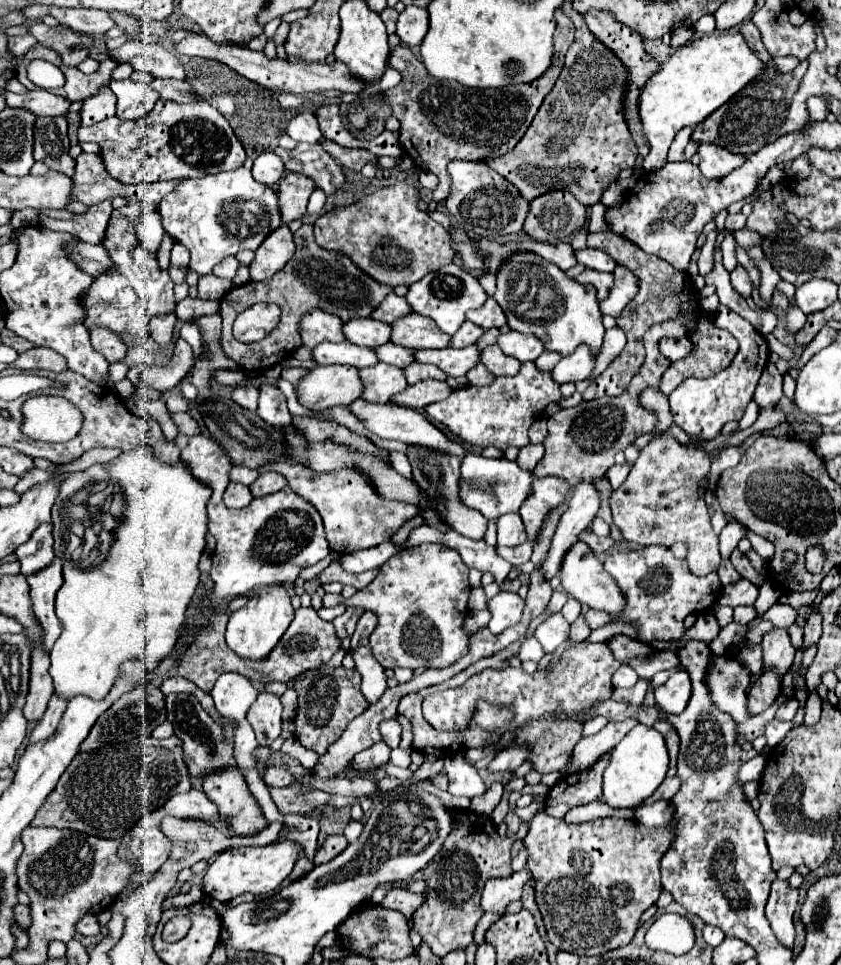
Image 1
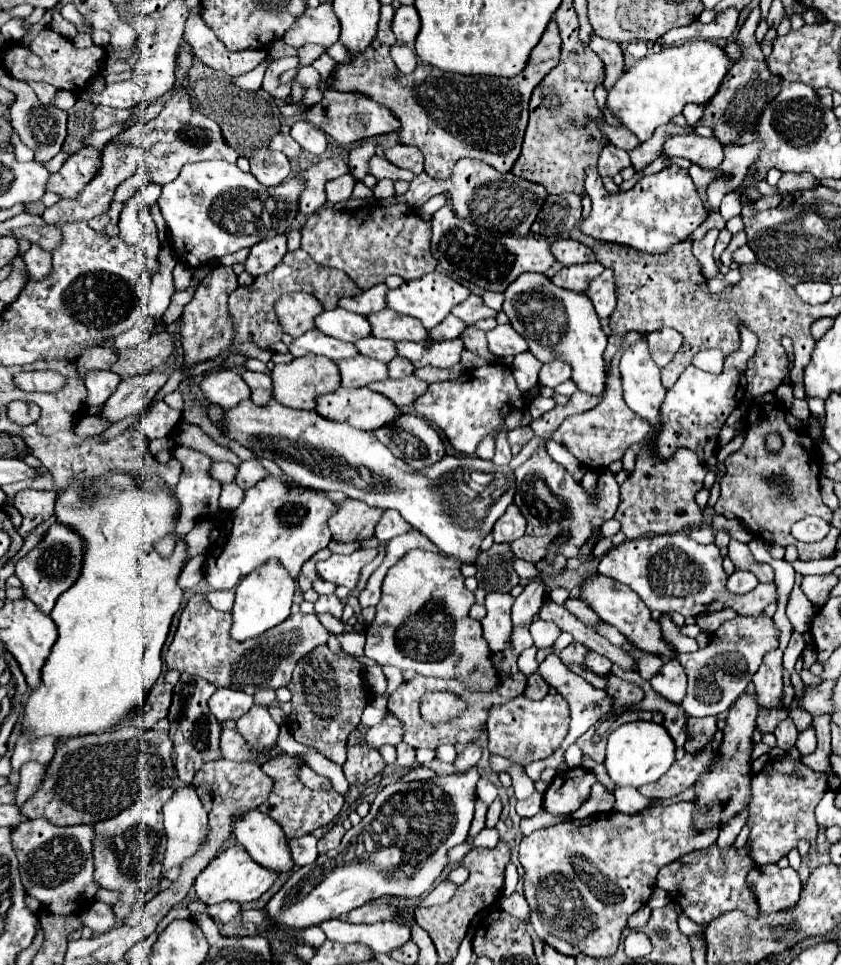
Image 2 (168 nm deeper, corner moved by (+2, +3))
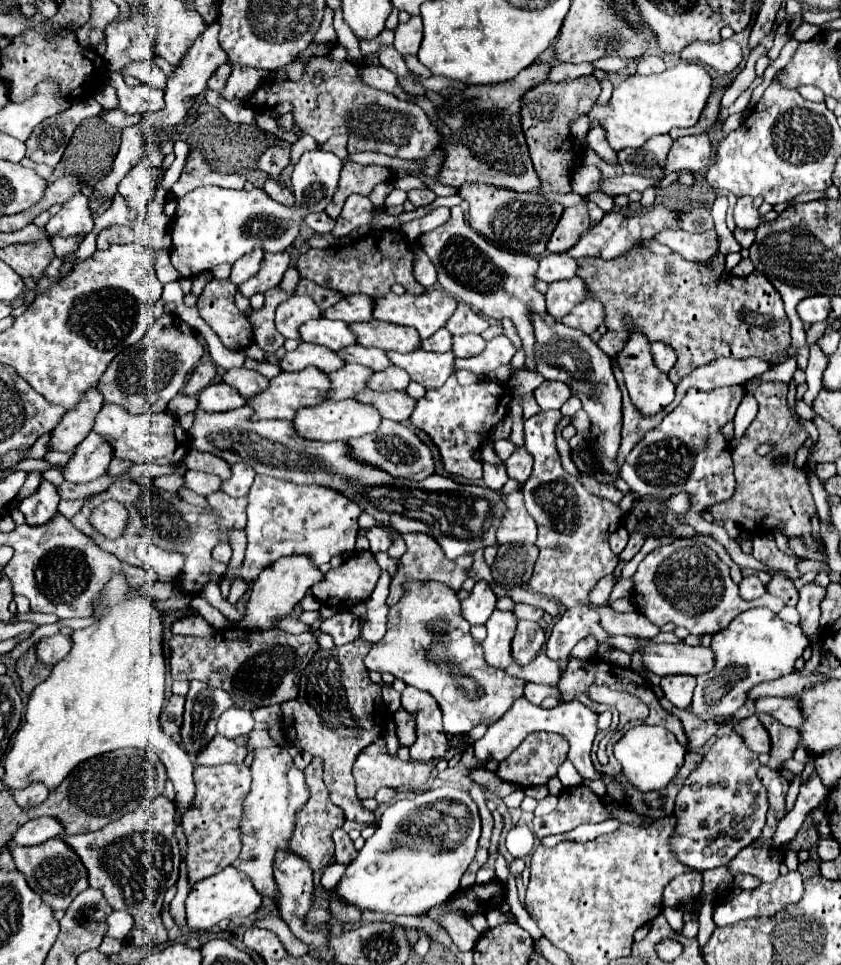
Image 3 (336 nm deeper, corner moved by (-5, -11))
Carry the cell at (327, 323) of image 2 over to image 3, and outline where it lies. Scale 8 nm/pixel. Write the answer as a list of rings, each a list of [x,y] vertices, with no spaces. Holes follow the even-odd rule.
[[[327,318],[309,320],[307,324],[299,326],[299,334],[303,342],[319,344],[329,350],[337,350],[349,344],[355,344],[355,334],[349,330],[347,324],[339,320],[327,320]]]

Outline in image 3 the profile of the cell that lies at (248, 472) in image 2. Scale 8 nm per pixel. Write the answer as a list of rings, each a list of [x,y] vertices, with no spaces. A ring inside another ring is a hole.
[[[245,462],[231,464],[231,478],[221,484],[221,490],[233,498],[247,496],[249,488],[253,484],[253,478],[255,478],[255,472],[249,464],[245,464]]]

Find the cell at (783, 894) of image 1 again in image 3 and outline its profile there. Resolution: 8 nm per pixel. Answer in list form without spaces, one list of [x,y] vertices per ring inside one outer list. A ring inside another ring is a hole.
[[[789,872],[787,876],[779,876],[773,882],[761,884],[755,890],[743,890],[727,904],[715,906],[713,922],[717,926],[727,926],[747,918],[773,916],[787,904],[801,900],[801,896],[803,896],[803,878],[799,872]]]

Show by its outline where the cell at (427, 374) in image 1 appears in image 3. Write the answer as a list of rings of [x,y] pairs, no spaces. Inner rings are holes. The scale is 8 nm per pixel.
[[[387,366],[381,372],[373,372],[371,380],[367,380],[367,388],[379,390],[379,392],[389,392],[389,390],[405,390],[409,384],[407,372],[395,366]]]

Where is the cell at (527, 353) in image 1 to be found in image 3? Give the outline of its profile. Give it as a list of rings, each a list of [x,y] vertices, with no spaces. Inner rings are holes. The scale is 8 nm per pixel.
[[[497,336],[487,342],[485,350],[479,356],[457,358],[455,370],[469,370],[469,372],[475,372],[477,376],[481,376],[481,374],[489,374],[489,372],[497,370],[503,364],[509,364],[513,356],[515,356],[515,348],[509,342],[509,338]]]

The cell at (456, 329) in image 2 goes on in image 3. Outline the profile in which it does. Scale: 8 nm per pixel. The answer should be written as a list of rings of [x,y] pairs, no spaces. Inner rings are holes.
[[[439,328],[435,336],[421,340],[421,348],[427,352],[449,352],[451,350],[451,334],[445,328]]]

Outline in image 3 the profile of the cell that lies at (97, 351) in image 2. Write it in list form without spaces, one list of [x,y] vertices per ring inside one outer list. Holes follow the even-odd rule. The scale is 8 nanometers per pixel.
[[[91,388],[81,404],[73,410],[69,410],[63,420],[57,424],[55,432],[51,432],[49,446],[59,452],[73,452],[91,432],[95,416],[99,414],[103,396],[99,394],[97,388]]]

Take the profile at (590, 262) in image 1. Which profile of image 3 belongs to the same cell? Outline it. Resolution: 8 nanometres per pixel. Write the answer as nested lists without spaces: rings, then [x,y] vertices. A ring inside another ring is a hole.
[[[543,254],[539,258],[539,268],[535,272],[535,278],[543,282],[555,282],[555,280],[567,280],[573,278],[577,270],[577,262],[569,254]]]

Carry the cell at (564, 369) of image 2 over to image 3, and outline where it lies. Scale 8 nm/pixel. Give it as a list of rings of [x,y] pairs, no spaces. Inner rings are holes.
[[[545,380],[539,388],[535,388],[533,396],[535,396],[537,404],[541,406],[541,410],[551,410],[551,408],[561,408],[569,400],[571,390],[563,382],[547,382]]]

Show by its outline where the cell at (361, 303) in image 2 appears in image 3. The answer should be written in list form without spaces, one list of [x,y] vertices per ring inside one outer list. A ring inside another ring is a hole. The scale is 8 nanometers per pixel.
[[[351,294],[333,304],[331,308],[323,310],[321,316],[329,320],[343,320],[347,324],[351,322],[365,322],[373,318],[373,300],[365,294]]]

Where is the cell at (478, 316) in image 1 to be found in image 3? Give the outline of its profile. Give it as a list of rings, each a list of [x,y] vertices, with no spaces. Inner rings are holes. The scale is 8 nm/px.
[[[459,302],[455,312],[451,314],[451,320],[447,320],[445,328],[451,334],[481,334],[489,326],[487,318],[475,314],[467,304]]]

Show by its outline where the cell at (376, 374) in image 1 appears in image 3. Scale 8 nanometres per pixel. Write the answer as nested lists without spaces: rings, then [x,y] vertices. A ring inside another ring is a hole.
[[[347,362],[343,368],[331,372],[331,392],[327,394],[329,400],[347,400],[353,398],[359,390],[365,388],[367,378],[373,374],[371,368]]]

